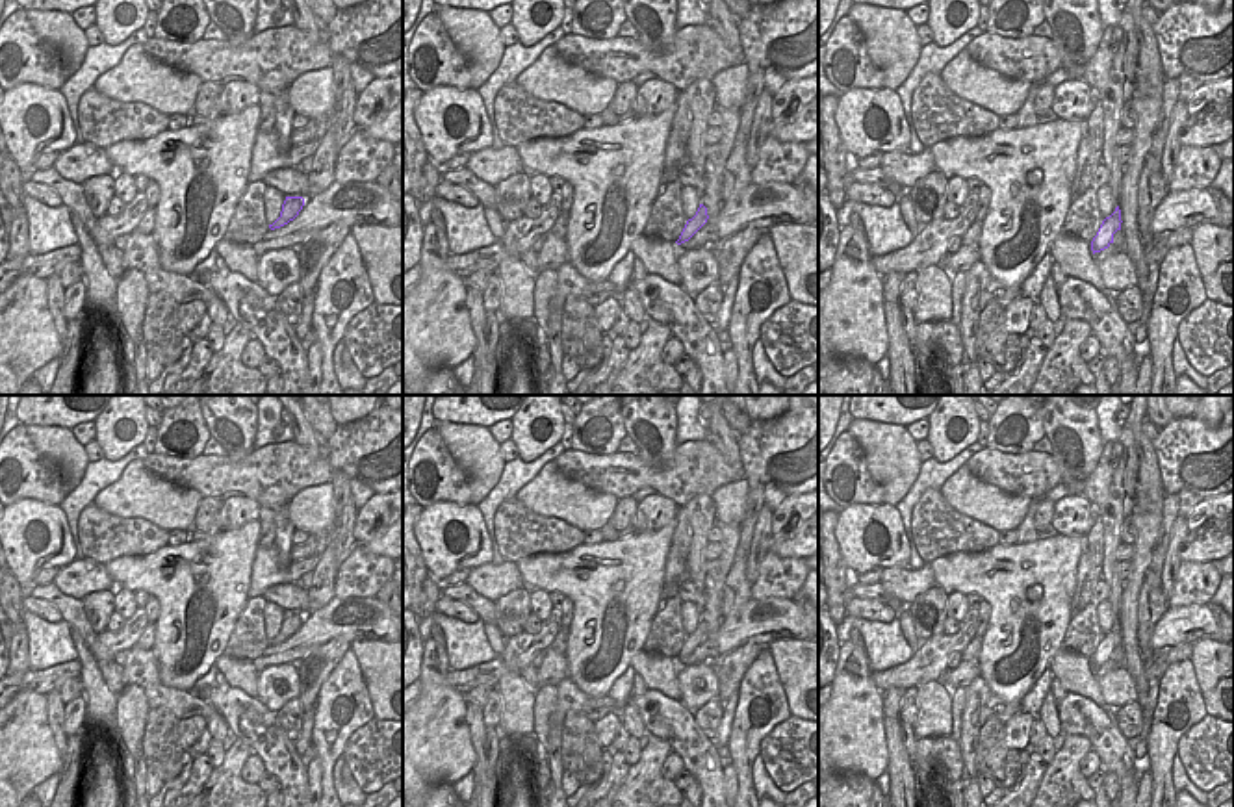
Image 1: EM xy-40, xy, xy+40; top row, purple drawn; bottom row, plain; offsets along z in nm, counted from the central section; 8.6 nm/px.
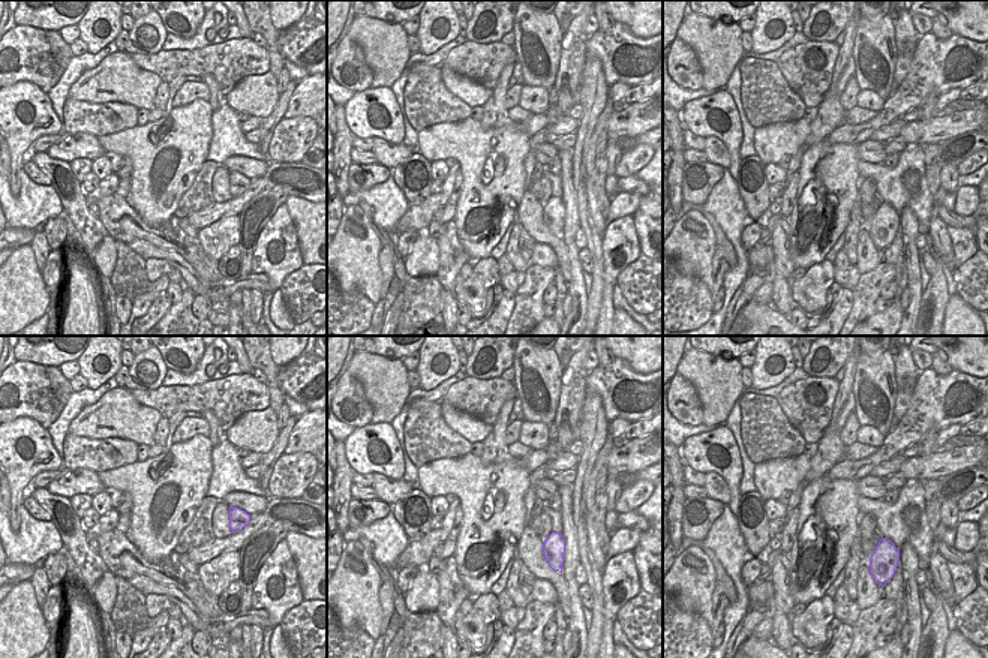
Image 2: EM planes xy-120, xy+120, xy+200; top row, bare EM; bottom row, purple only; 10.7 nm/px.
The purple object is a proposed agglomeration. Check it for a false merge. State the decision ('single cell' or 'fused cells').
single cell

